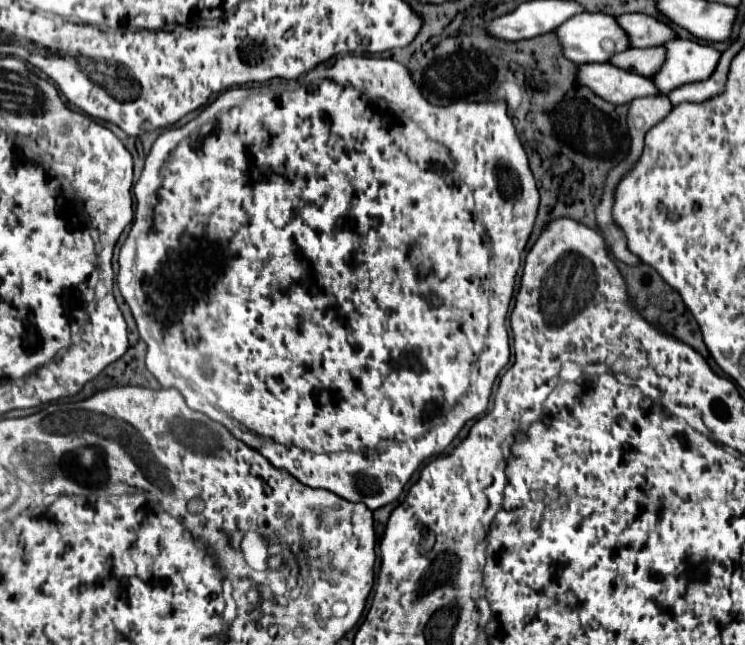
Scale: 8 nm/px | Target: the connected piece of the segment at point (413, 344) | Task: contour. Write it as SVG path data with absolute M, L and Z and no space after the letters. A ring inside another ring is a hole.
M339 56L337 62L329 68L315 68L311 70L305 78L301 78L301 84L295 90L283 90L283 92L273 92L273 90L263 90L263 88L235 88L235 90L227 90L223 94L219 94L195 120L191 120L189 124L185 124L183 128L177 130L167 130L163 134L157 136L157 140L151 146L151 152L145 158L145 168L141 178L137 180L133 192L137 198L137 208L135 208L135 220L131 226L131 232L125 240L125 244L121 246L119 252L119 276L117 276L117 286L121 290L121 296L125 298L125 302L129 304L137 328L139 328L139 336L145 340L145 344L149 346L147 352L147 368L153 368L155 376L169 376L169 380L159 380L159 388L149 388L149 390L167 390L167 388L179 388L179 392L183 394L185 402L189 404L189 408L199 410L203 414L207 414L211 420L223 424L227 430L231 430L231 434L245 442L249 448L257 450L261 456L265 456L275 468L279 470L287 470L293 478L297 478L301 484L311 486L311 488L323 488L329 490L349 502L363 502L369 510L377 510L393 500L399 498L399 494L403 492L403 486L409 482L409 478L413 476L413 472L429 458L439 456L447 450L447 446L457 438L459 430L473 418L477 418L479 414L483 414L487 410L487 402L491 396L491 388L493 382L499 374L499 366L503 368L509 362L509 338L507 338L507 328L505 328L505 316L507 316L507 308L509 308L509 300L513 296L513 284L515 284L515 274L519 270L519 262L521 262L521 252L525 250L525 244L531 236L533 230L533 222L535 222L535 214L537 214L537 206L539 206L539 192L535 186L535 178L529 170L527 164L527 154L515 134L515 126L511 122L511 118L507 116L505 110L505 102L497 100L496 102L471 102L467 100L457 100L451 106L439 106L425 102L425 98L421 96L419 86L413 82L411 74L407 72L407 68L403 68L399 62L391 60L391 58L363 58L363 56ZM167 338L175 338L175 352L173 346L169 344Z

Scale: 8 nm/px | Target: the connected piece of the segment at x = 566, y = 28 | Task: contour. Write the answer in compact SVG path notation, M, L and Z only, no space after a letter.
M581 12L581 14L575 14L571 16L569 20L565 20L557 30L557 40L561 44L561 52L567 60L575 62L575 64L581 64L581 62L607 62L607 58L611 54L617 54L617 52L623 52L627 50L627 38L623 34L623 30L619 30L619 26L615 26L615 18L609 16L609 14L589 14L589 12Z

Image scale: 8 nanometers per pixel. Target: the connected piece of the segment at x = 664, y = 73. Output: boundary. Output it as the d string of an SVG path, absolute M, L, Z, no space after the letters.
M673 38L667 40L663 48L667 52L665 62L651 78L659 94L667 94L673 86L681 86L683 82L699 82L711 76L711 70L715 70L715 62L719 60L719 52L715 48L693 40Z

